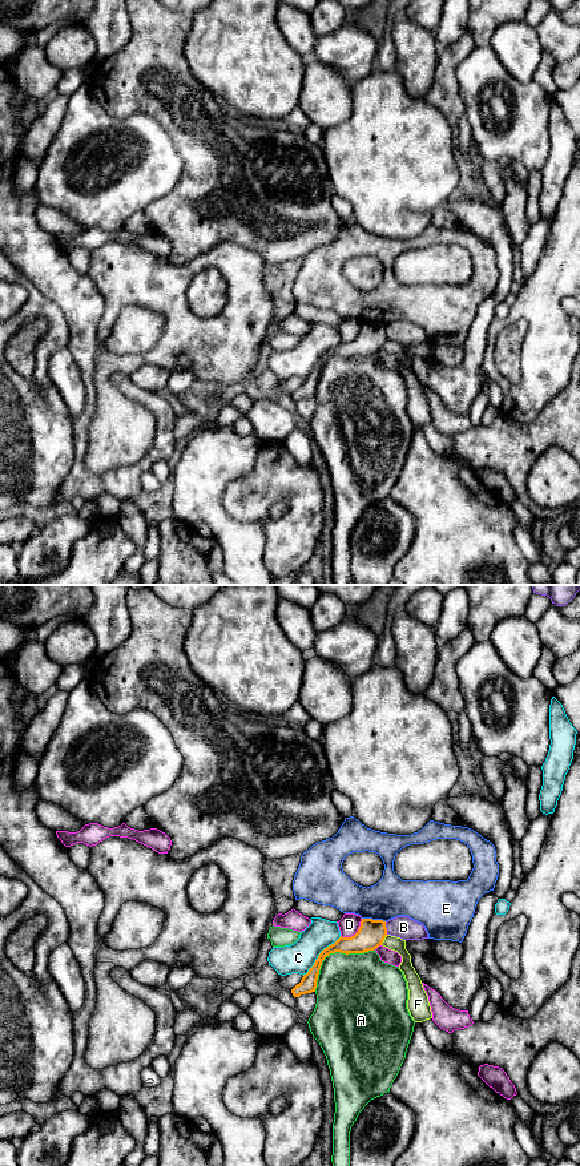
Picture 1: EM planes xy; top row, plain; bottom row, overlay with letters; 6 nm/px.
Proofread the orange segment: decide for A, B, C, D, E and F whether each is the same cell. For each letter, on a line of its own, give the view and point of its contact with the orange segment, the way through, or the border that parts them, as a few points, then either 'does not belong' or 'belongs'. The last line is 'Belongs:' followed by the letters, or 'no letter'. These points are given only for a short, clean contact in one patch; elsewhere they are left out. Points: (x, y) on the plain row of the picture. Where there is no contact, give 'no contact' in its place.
A: xy (333, 356) | does not belong
B: xy (386, 333) | does not belong
C: xy (319, 359) | does not belong
D: xy (355, 338) | does not belong
E: xy (374, 325) | does not belong
F: xy (383, 343) | does not belong
Belongs: no letter

